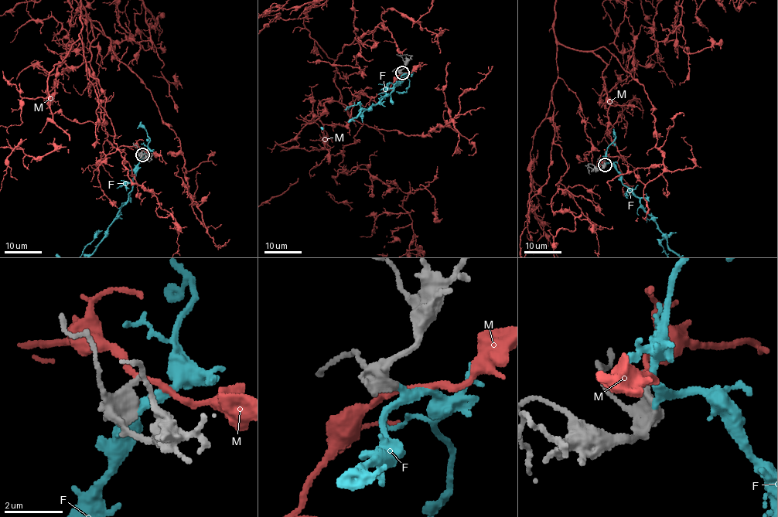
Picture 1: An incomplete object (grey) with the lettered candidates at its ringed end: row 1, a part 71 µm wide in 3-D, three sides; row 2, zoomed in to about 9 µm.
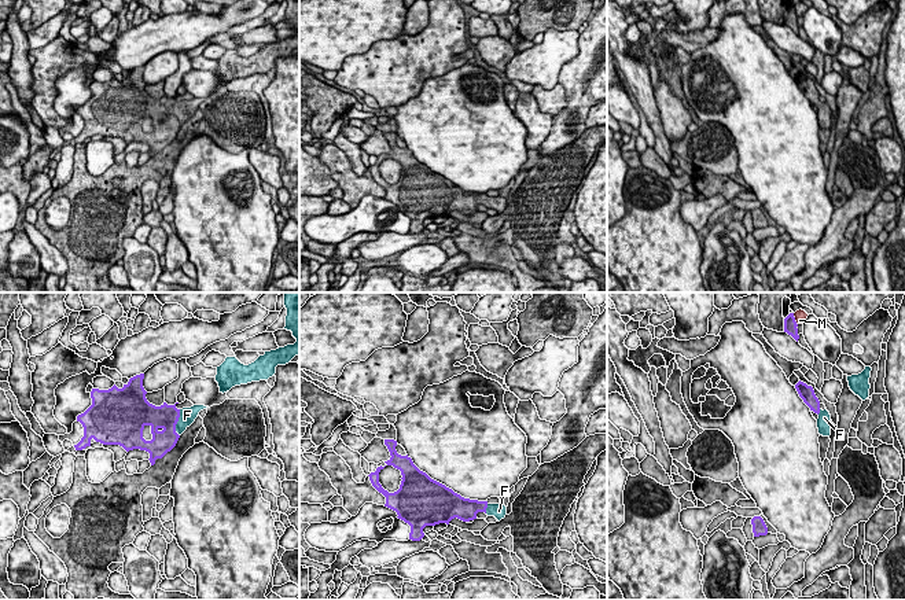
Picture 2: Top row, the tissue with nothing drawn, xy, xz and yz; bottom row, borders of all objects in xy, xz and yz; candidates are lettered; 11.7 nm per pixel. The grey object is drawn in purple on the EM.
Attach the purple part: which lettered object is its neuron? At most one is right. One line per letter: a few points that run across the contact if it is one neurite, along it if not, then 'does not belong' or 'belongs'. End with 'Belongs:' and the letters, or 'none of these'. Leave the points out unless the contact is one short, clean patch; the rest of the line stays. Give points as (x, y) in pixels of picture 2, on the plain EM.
F: line xy (165, 109), (176, 116), (187, 107); belongs
M: line yz (793, 6), (797, 17); does not belong
Belongs: F

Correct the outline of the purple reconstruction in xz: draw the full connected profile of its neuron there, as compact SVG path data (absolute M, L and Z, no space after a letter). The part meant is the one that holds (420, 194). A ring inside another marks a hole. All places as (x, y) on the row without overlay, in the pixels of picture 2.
M385 132L385 137L391 148L385 155L401 163L400 181L389 185L382 180L379 176L379 165L385 161L382 158L368 169L372 178L386 189L385 199L396 203L397 210L411 218L409 232L420 233L426 218L449 217L455 210L470 214L477 211L478 205L494 209L499 214L505 210L505 198L464 191L420 163L408 147L398 147L397 133Z

